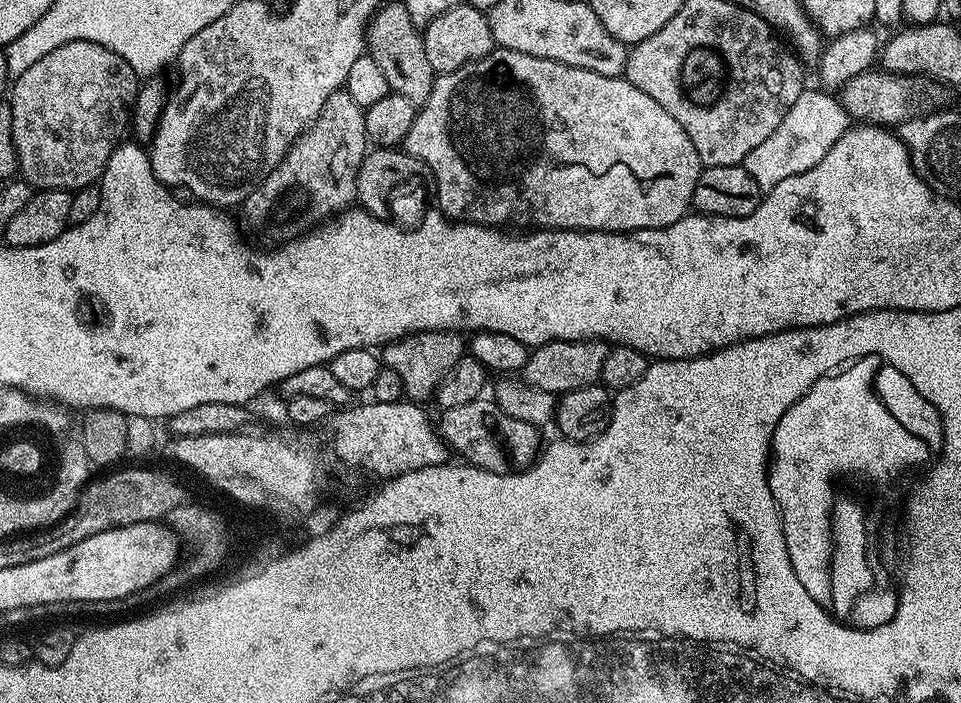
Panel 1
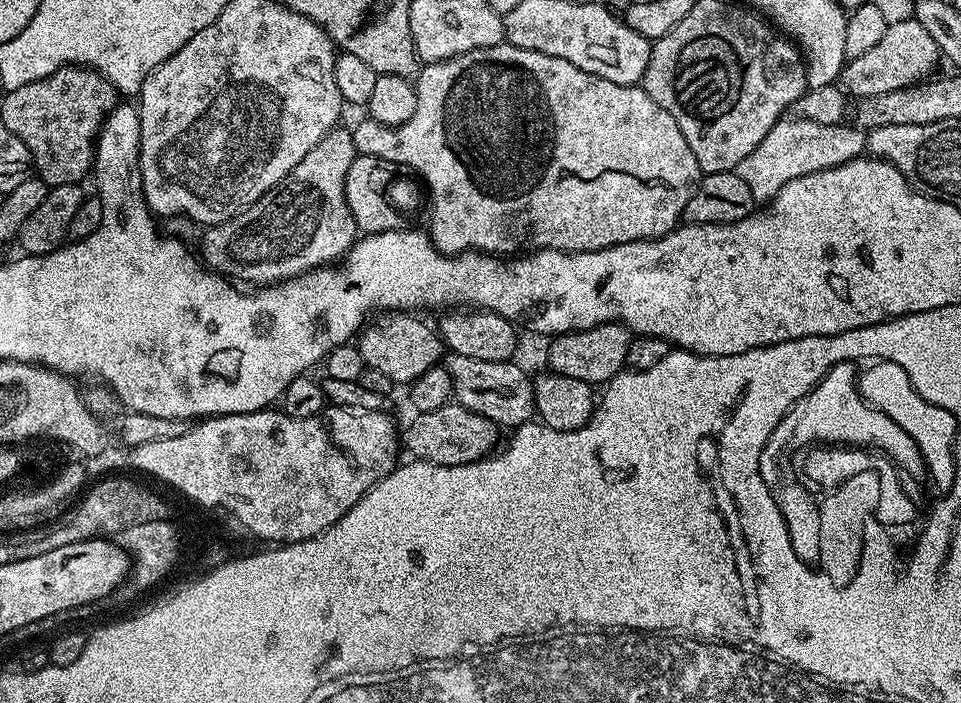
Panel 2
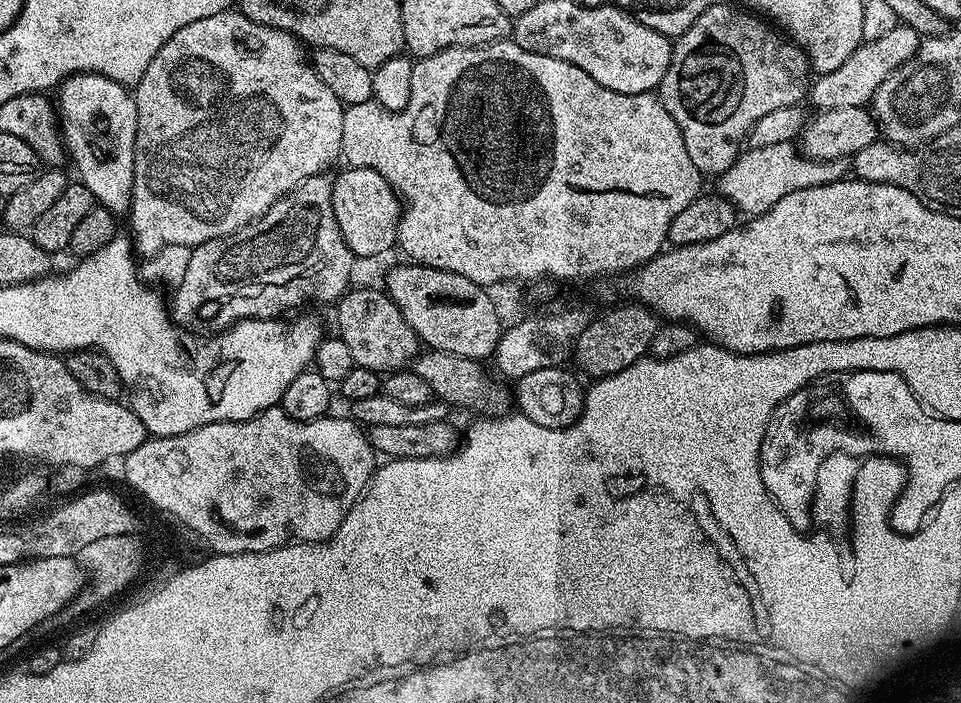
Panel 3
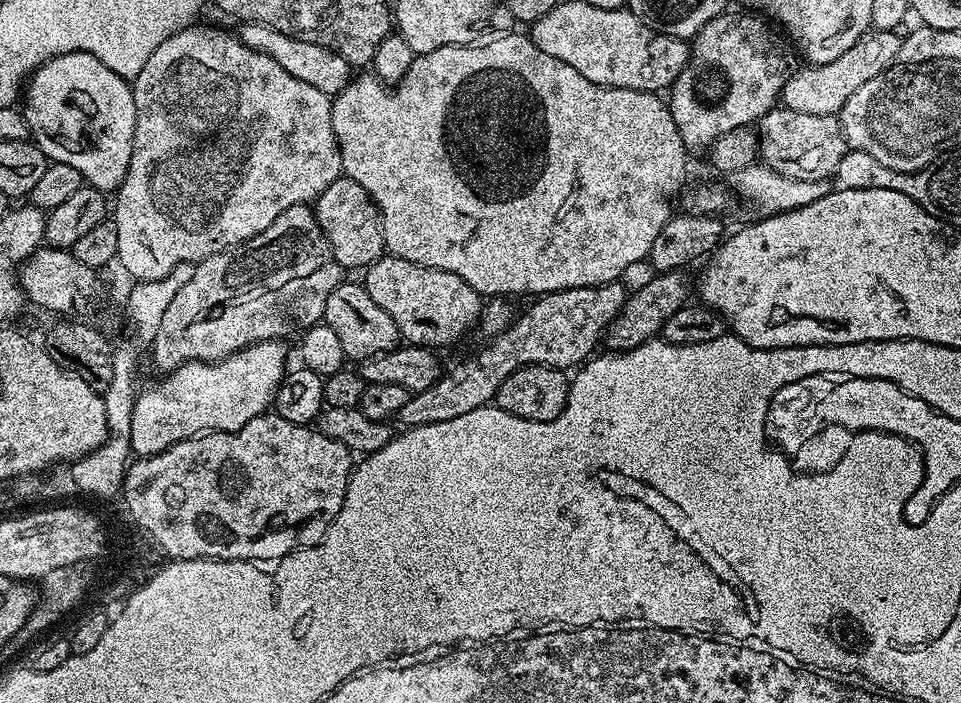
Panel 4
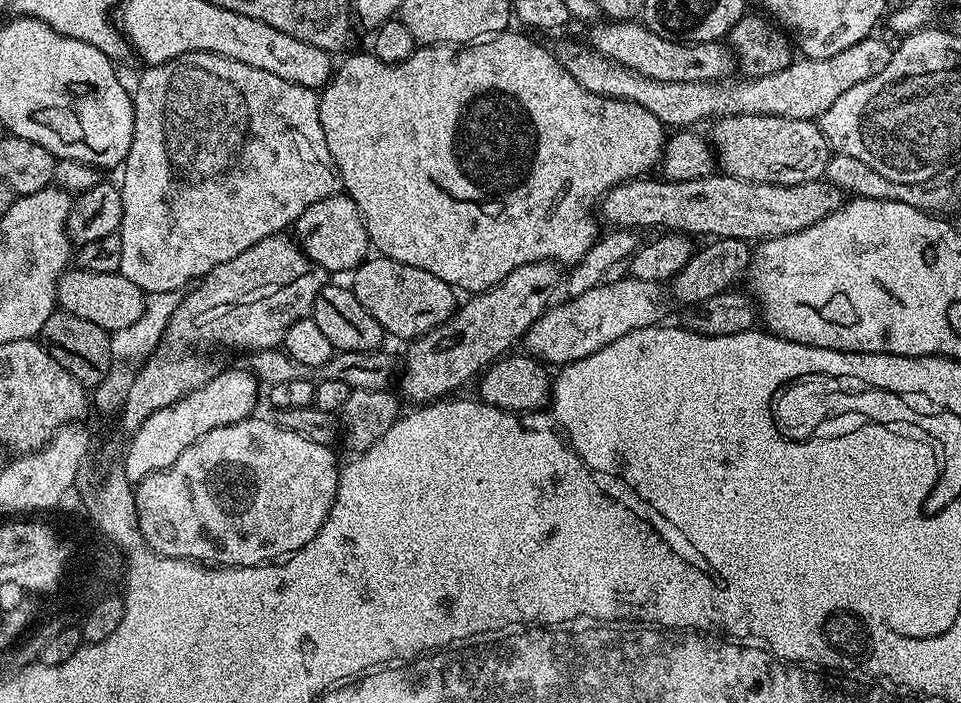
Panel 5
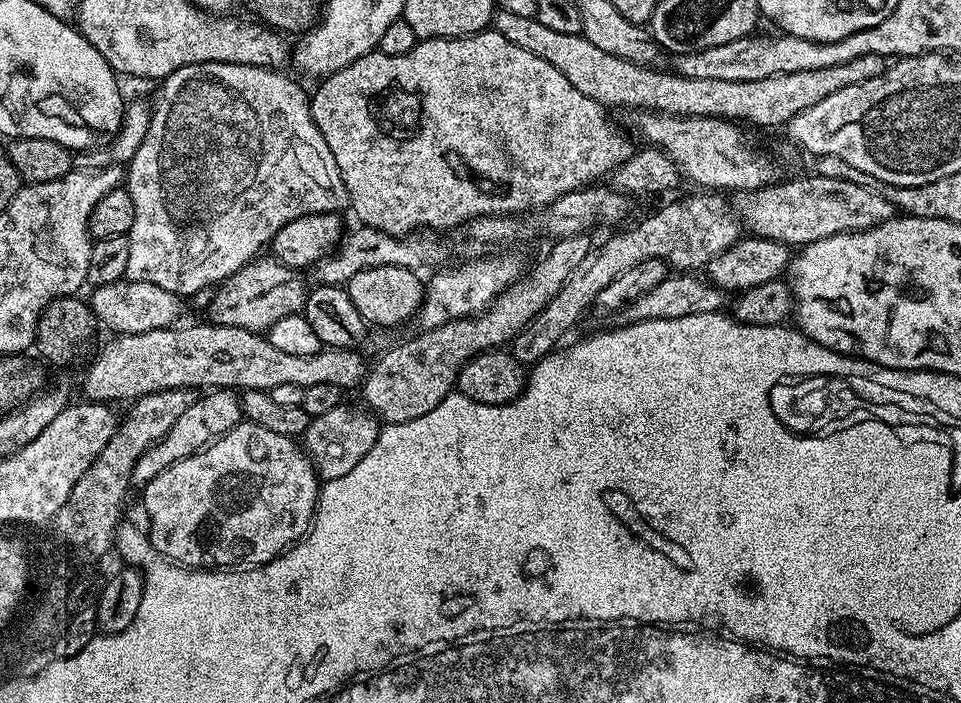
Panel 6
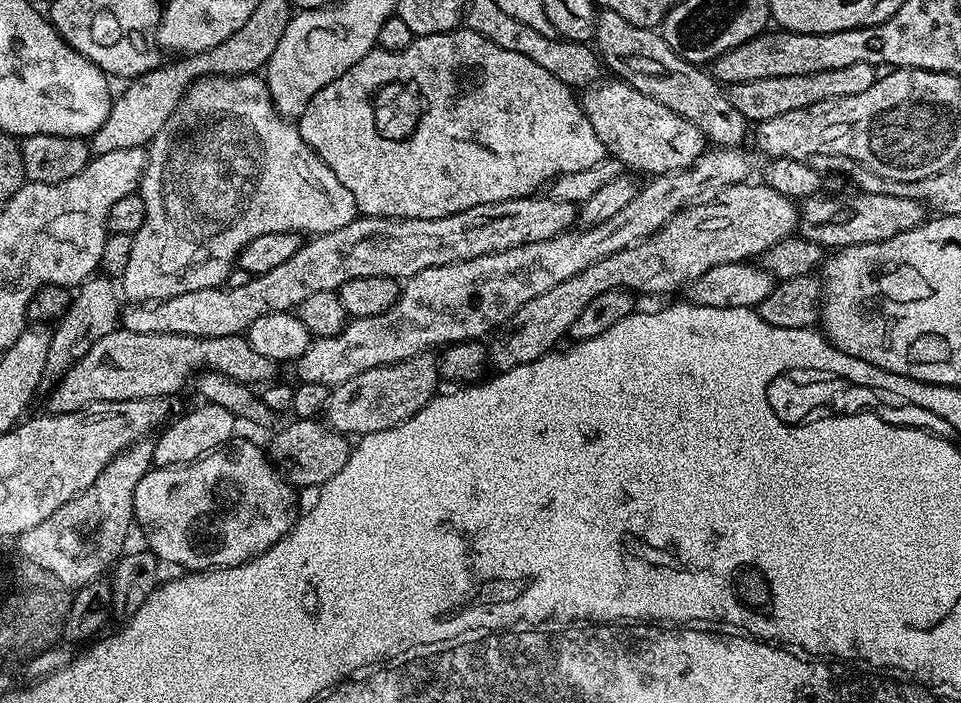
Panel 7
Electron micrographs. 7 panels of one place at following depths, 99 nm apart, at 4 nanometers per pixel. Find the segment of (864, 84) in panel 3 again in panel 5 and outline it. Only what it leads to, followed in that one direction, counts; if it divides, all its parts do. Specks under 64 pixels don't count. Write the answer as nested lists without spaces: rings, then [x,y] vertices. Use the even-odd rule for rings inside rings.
[[[879,35],[867,36],[854,46],[846,46],[839,54],[830,54],[830,58],[793,59],[790,66],[774,74],[740,78],[737,84],[707,80],[706,82],[658,82],[646,78],[629,68],[623,68],[614,60],[609,60],[591,47],[583,48],[580,44],[571,44],[564,40],[554,48],[556,61],[560,63],[586,90],[606,98],[618,98],[634,102],[644,110],[650,110],[669,129],[684,130],[696,126],[699,120],[715,121],[722,116],[738,114],[762,114],[778,118],[798,118],[799,120],[816,120],[837,98],[842,98],[850,86],[858,86],[866,78],[878,74],[890,62],[894,48],[886,41],[879,40]]]

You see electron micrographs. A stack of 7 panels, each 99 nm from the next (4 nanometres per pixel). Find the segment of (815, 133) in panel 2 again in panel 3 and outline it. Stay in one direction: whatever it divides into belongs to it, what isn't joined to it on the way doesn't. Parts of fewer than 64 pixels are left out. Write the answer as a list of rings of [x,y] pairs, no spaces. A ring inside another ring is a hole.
[[[784,141],[773,145],[749,147],[741,151],[736,161],[718,178],[719,195],[724,196],[736,207],[737,213],[745,217],[761,216],[774,206],[774,202],[782,202],[786,194],[794,194],[803,188],[829,184],[835,180],[843,180],[849,175],[850,164],[847,159],[809,160],[798,151],[795,143]]]

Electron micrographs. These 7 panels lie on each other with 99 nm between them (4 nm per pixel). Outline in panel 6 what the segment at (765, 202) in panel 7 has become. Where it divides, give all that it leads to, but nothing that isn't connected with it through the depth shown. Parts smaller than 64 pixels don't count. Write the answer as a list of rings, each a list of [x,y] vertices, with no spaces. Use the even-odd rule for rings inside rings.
[[[700,195],[704,196],[688,196],[685,200],[672,200],[669,204],[662,205],[657,212],[650,213],[641,224],[636,224],[633,228],[628,228],[625,232],[620,232],[617,236],[602,241],[601,244],[599,241],[593,246],[586,254],[586,258],[583,258],[582,262],[574,268],[574,272],[566,278],[561,289],[519,332],[520,352],[518,351],[518,359],[521,365],[531,366],[553,351],[561,343],[559,340],[583,318],[584,311],[595,305],[598,290],[610,286],[610,282],[614,282],[614,278],[618,278],[618,274],[626,274],[626,270],[630,270],[647,260],[663,260],[665,265],[672,270],[700,270],[708,265],[710,258],[714,258],[714,254],[722,254],[722,250],[726,250],[734,241],[741,239],[742,225],[735,211],[729,205],[727,208],[726,205],[720,204],[719,198],[716,197],[719,195]]]

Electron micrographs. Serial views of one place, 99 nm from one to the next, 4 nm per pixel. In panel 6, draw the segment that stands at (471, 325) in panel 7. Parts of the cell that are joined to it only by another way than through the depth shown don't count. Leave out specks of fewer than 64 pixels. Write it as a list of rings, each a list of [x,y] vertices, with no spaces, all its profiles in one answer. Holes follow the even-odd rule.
[[[490,254],[485,258],[474,258],[470,264],[462,264],[449,272],[440,272],[432,281],[427,281],[424,301],[418,313],[421,329],[434,328],[452,320],[478,316],[499,298],[510,285],[522,276],[520,260],[508,254]]]

